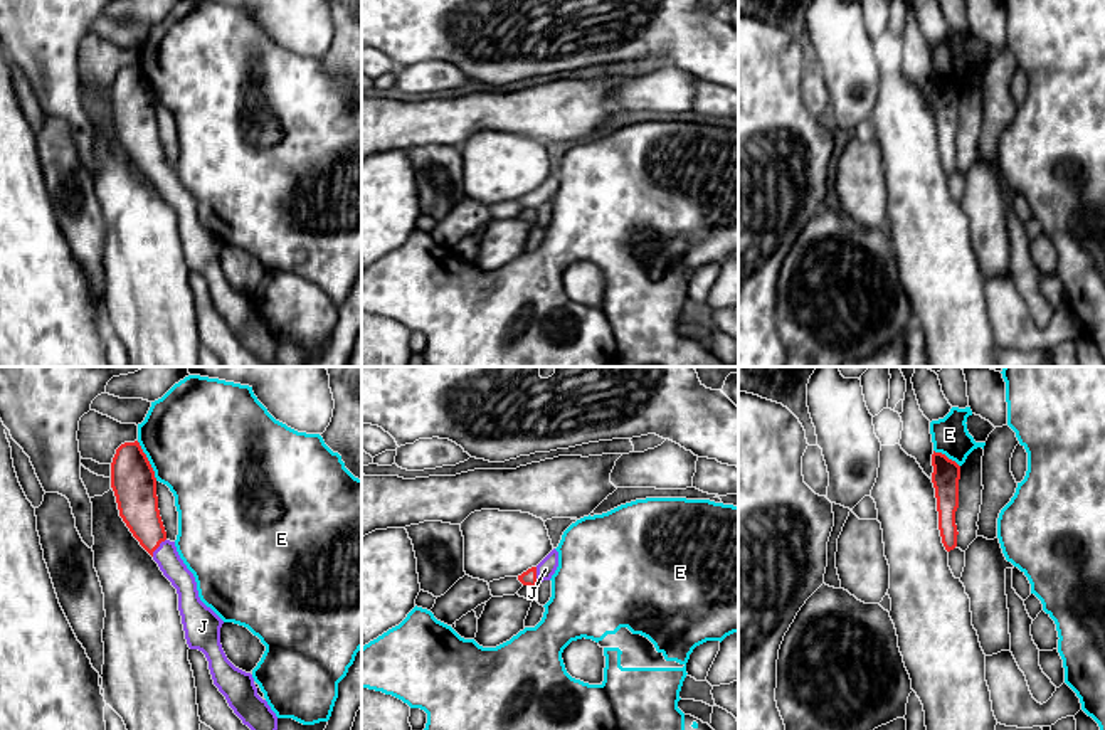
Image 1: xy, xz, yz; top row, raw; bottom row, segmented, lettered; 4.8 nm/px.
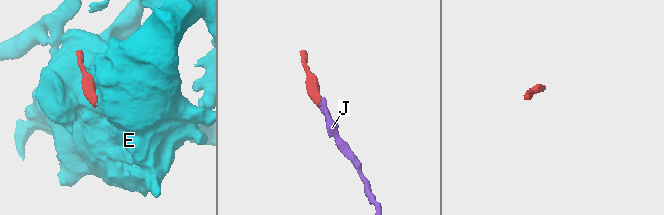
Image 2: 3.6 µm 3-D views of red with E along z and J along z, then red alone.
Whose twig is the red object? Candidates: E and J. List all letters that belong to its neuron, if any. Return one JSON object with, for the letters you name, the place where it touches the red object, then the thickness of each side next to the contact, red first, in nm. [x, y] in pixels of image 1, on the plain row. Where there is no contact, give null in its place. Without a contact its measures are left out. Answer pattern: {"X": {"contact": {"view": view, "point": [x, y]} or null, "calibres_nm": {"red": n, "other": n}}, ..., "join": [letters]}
{"J": {"contact": {"view": "xy", "point": [158, 169]}, "calibres_nm": {"red": 190, "other": 120}}, "join": ["J"]}

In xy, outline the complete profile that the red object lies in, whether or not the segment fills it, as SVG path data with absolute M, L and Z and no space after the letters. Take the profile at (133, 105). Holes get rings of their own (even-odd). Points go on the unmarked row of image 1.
M138 64L116 72L111 111L119 140L177 212L188 271L205 278L214 308L242 346L274 367L278 340L257 318L252 298L227 283L220 267L224 244L200 224L193 197L180 182L175 165L167 161L158 133L155 94Z

